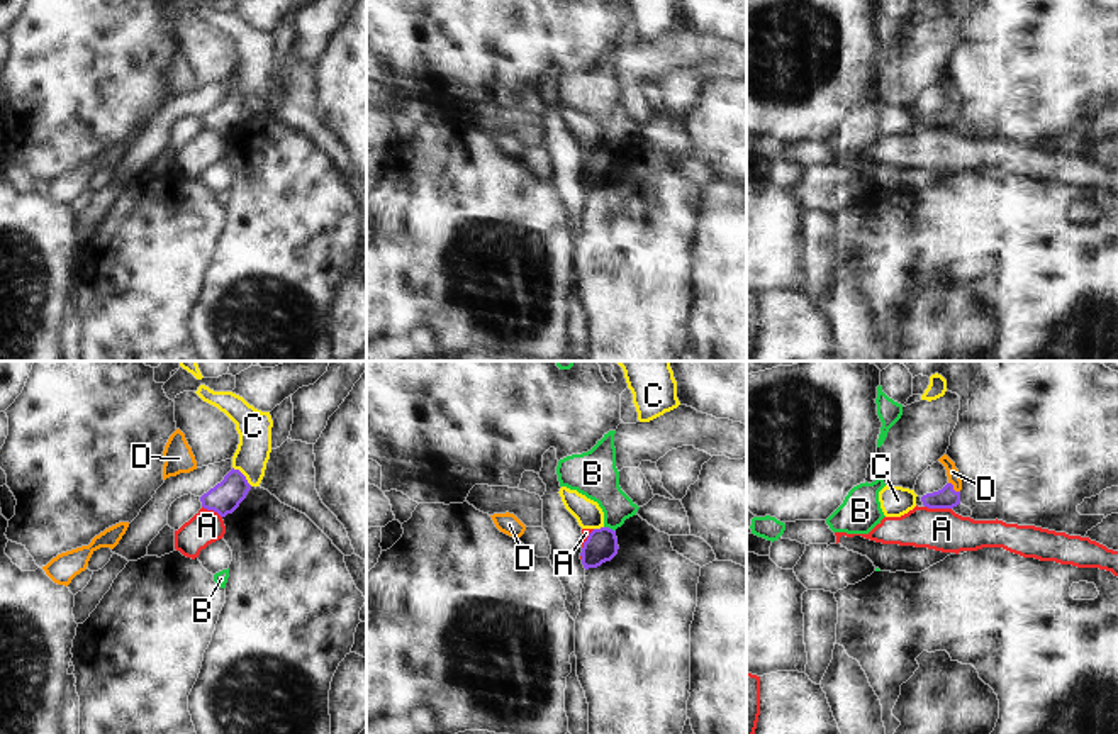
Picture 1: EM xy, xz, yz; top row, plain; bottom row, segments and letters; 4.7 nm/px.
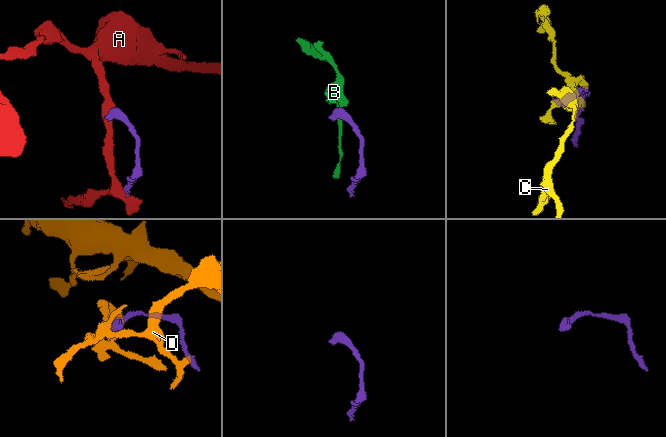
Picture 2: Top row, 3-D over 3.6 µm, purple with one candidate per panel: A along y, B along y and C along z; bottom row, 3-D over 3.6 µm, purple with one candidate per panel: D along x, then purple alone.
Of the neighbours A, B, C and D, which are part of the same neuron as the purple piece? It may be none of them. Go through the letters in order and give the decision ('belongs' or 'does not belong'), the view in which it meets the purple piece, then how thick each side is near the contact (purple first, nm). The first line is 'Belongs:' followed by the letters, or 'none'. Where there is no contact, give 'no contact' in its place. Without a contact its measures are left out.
Belongs: D
A: does not belong; meets purple in yz; 100 nm thick on the purple side, 200 nm on the other
B: does not belong; meets purple in xz; 150 nm thick on the purple side, 200 nm on the other
C: does not belong; meets purple in xy; 150 nm thick on the purple side, 160 nm on the other
D: belongs; meets purple in yz; 100 nm thick on the purple side, 60 nm on the other

